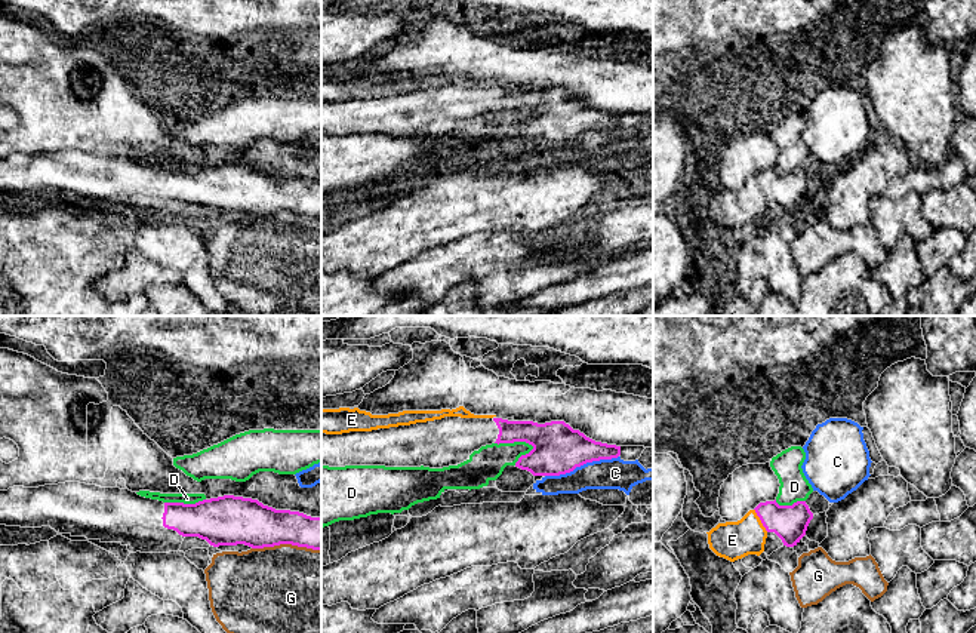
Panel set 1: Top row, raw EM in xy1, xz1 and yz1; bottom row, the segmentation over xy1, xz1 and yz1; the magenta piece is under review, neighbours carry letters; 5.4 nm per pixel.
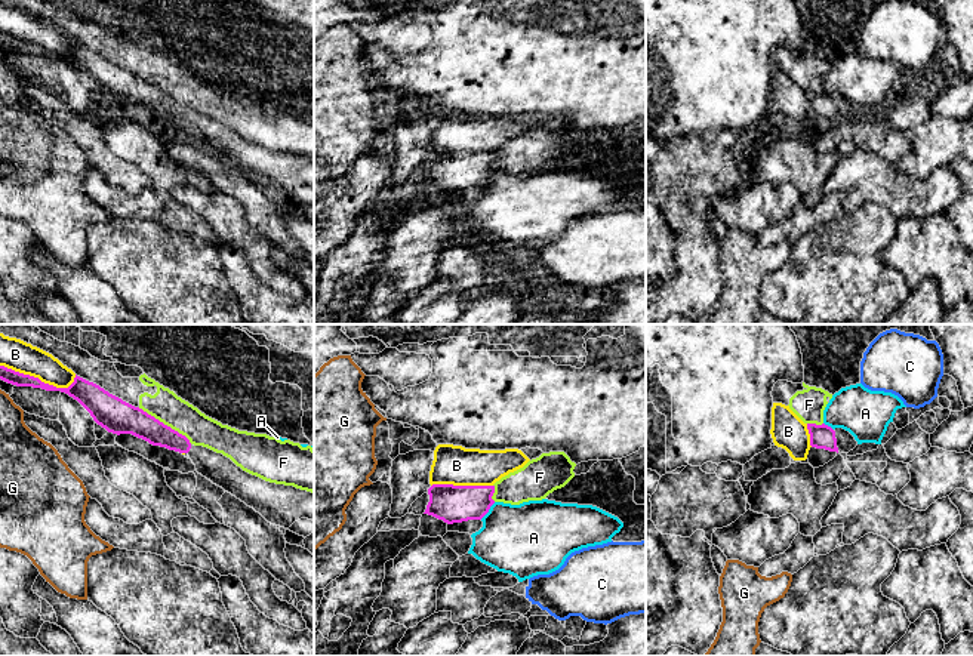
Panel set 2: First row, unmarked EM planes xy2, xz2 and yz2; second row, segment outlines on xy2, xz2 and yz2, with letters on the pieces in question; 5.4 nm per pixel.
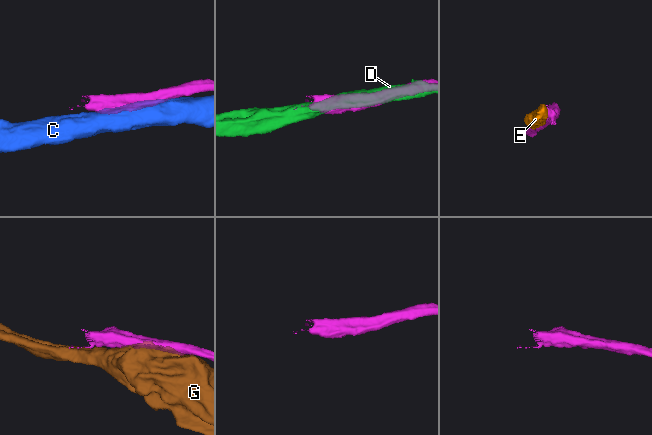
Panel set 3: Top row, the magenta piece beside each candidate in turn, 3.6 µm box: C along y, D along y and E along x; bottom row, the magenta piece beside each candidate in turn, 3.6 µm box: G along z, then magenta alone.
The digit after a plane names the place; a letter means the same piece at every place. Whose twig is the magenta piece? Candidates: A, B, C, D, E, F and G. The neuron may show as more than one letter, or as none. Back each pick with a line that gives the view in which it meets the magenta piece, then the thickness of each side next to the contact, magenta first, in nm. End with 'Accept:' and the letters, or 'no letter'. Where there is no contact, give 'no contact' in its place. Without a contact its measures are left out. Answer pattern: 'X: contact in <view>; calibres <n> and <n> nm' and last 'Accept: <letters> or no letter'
Accept: no letter

